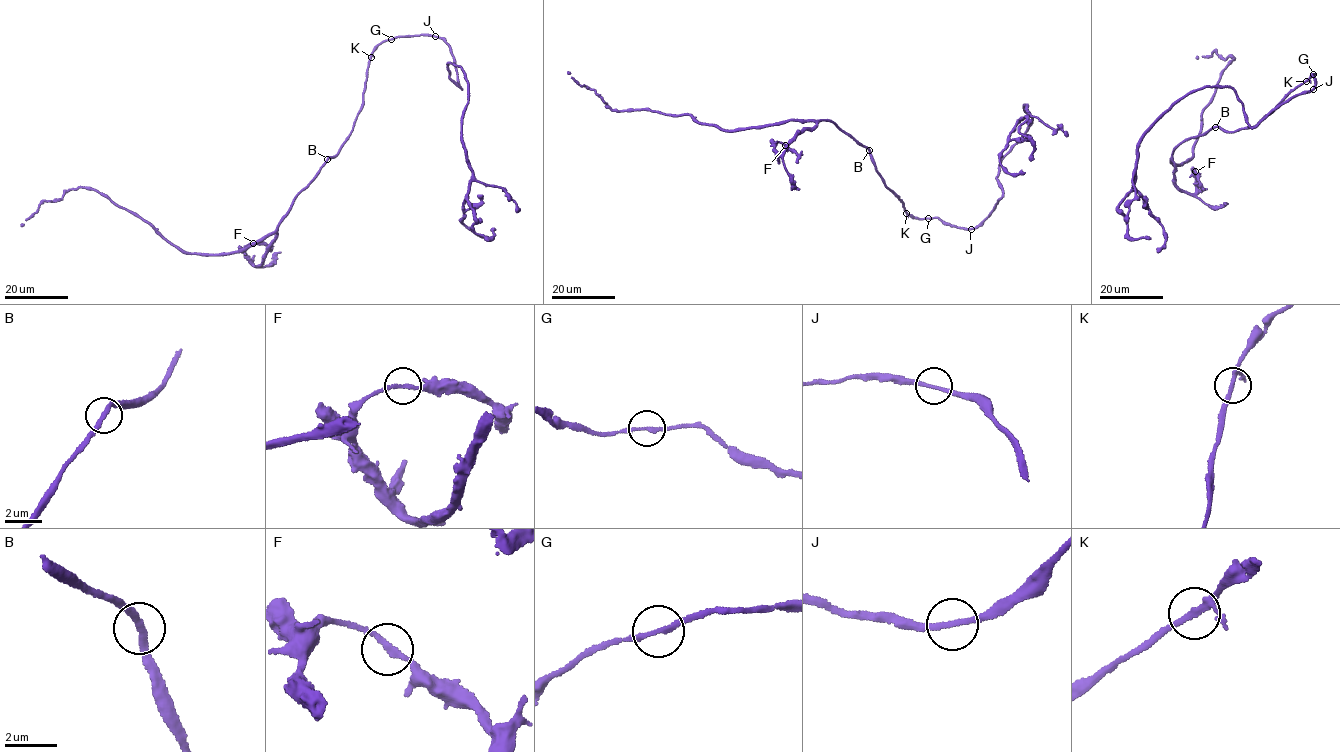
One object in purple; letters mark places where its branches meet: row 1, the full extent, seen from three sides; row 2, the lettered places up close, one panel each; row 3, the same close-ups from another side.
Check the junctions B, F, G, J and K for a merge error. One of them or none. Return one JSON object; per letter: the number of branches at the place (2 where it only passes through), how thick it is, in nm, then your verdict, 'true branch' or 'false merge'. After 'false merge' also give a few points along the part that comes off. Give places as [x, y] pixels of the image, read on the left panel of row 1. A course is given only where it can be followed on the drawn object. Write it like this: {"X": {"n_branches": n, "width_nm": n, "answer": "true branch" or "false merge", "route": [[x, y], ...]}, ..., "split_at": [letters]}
{"B": {"n_branches": 2, "width_nm": 240, "answer": "true branch"}, "F": {"n_branches": 2, "width_nm": 190, "answer": "true branch"}, "G": {"n_branches": 2, "width_nm": 180, "answer": "true branch"}, "J": {"n_branches": 2, "width_nm": 200, "answer": "true branch"}, "K": {"n_branches": 3, "width_nm": 180, "answer": "true branch"}, "split_at": []}

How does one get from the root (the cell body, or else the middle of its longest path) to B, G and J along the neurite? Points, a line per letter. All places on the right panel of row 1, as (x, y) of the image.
B: (1279, 102), (1253, 126), (1231, 132), (1215, 127)
G: (1279, 102), (1313, 74)
J: (1279, 102), (1311, 75), (1316, 83), (1312, 89)

